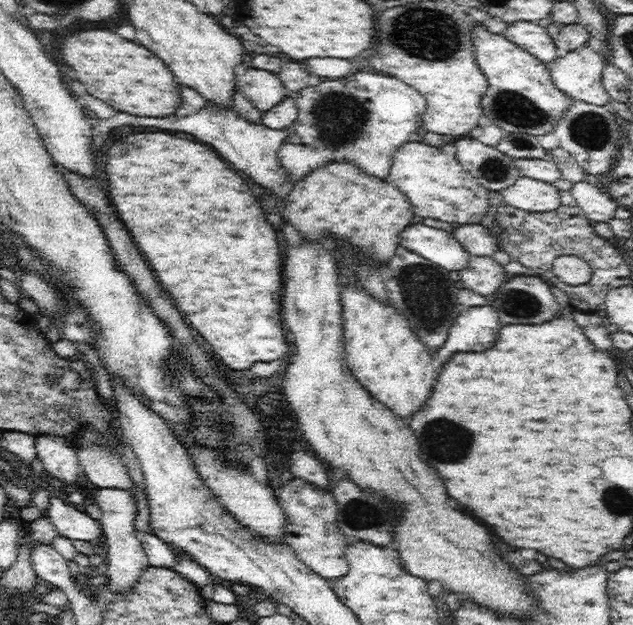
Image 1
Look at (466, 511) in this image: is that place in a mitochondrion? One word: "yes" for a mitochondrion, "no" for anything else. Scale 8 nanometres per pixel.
no

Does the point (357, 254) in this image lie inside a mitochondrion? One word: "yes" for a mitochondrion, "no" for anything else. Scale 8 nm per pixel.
no

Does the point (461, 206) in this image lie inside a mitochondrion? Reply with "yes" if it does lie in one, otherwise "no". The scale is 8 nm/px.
no

